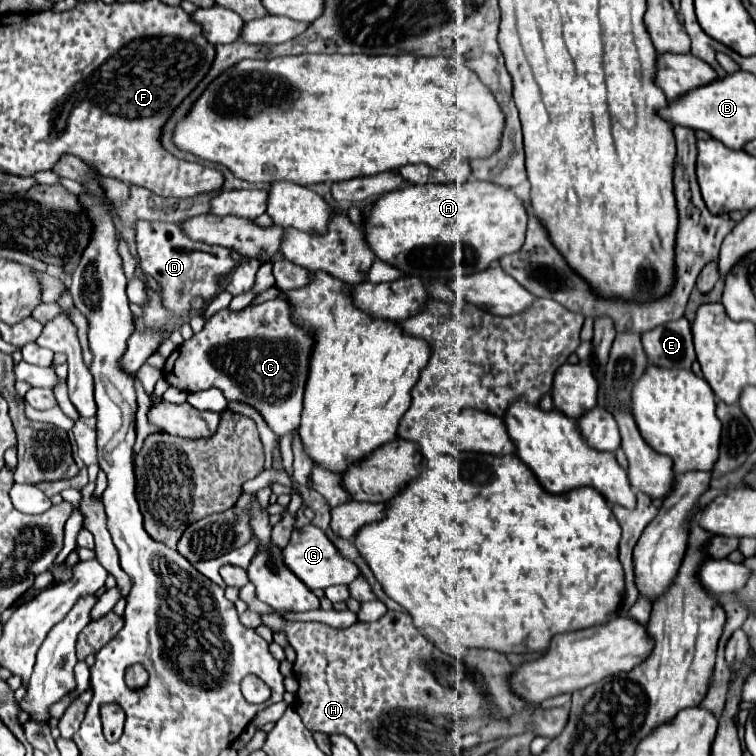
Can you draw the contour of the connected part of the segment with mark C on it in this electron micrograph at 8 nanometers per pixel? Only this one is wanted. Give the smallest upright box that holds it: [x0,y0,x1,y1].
[162,297,312,437]

